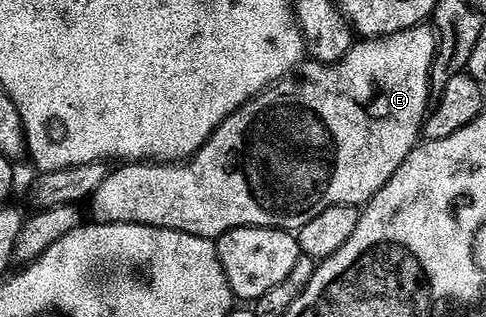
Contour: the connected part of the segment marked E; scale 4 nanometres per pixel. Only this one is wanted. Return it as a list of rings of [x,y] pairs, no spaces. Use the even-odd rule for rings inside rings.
[[[423,23],[391,37],[371,37],[359,40],[350,48],[348,55],[344,55],[344,59],[336,65],[322,65],[313,59],[303,60],[300,65],[302,77],[287,75],[281,81],[274,82],[263,93],[259,93],[245,105],[241,105],[231,117],[222,120],[220,127],[214,130],[205,145],[201,145],[193,156],[179,160],[177,163],[126,163],[118,167],[115,173],[114,170],[107,172],[104,183],[100,183],[100,187],[94,192],[92,198],[93,220],[99,225],[147,225],[157,229],[171,229],[197,237],[217,239],[233,229],[296,231],[300,227],[304,227],[304,223],[316,219],[316,215],[320,215],[320,211],[328,211],[328,207],[336,207],[337,205],[365,206],[389,183],[392,175],[396,175],[396,171],[402,166],[404,159],[408,159],[414,146],[419,144],[422,137],[422,127],[428,116],[428,106],[432,101],[430,72],[437,51],[438,35],[434,32],[434,26],[430,23]]]

